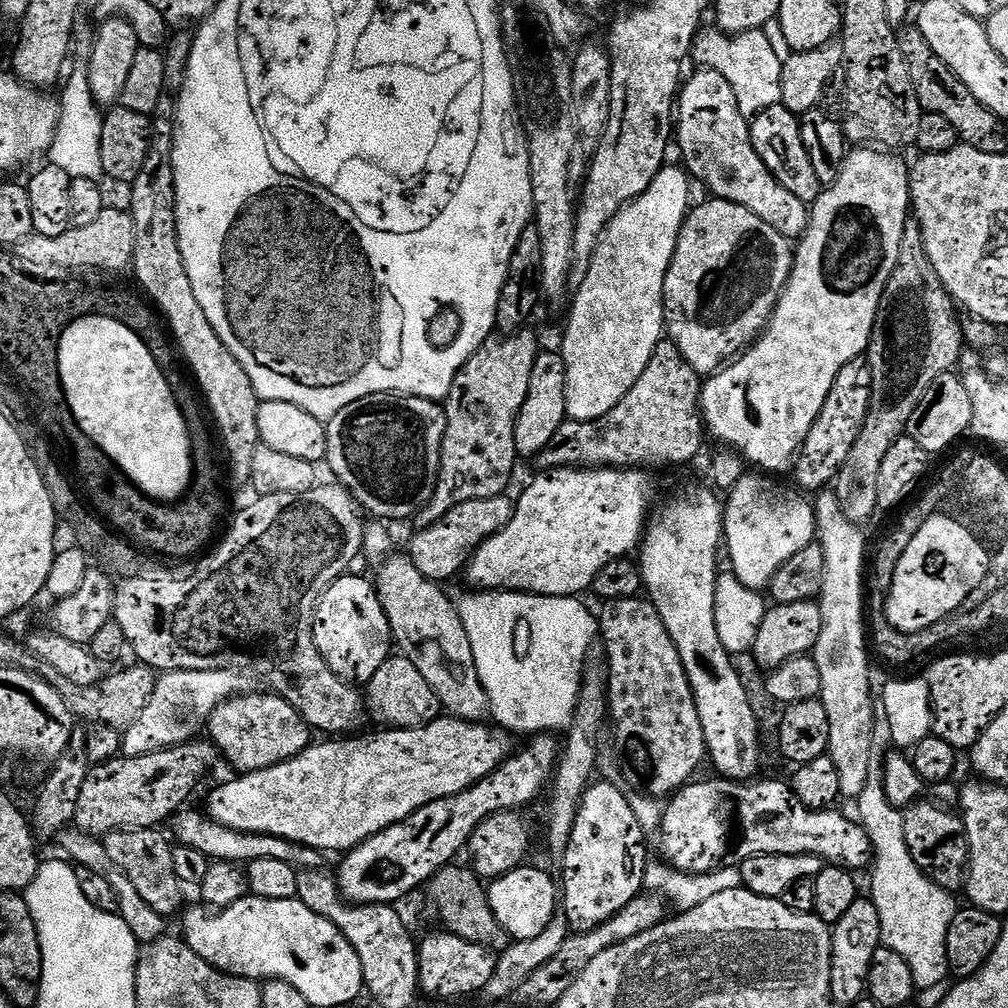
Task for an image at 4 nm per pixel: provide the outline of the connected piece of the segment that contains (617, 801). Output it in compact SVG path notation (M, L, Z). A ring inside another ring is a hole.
M593 782L588 785L580 799L570 846L562 861L562 914L573 933L589 932L602 926L635 896L641 895L650 863L644 836L646 829L634 814L627 795L624 797L612 784Z

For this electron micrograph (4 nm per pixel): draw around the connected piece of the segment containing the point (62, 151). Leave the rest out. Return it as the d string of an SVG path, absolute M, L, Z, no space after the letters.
M80 66L68 84L68 100L66 98L60 100L60 121L52 139L50 162L58 166L58 170L66 170L66 174L70 174L73 180L86 178L97 182L103 181L105 179L102 170L103 125L101 105L96 103L90 90L88 69Z

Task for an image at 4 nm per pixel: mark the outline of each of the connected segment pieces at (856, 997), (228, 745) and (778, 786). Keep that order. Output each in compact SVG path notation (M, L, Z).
M861 898L850 906L842 919L832 928L832 969L830 970L830 990L833 1005L848 1004L854 1006L865 999L868 990L870 962L874 954L882 947L878 910L871 899Z
M237 694L217 706L209 718L206 732L219 753L229 760L237 773L266 770L275 764L294 758L309 747L310 729L295 708L289 706L283 695L243 696Z
M697 779L685 784L663 809L658 829L660 852L665 856L661 857L676 871L692 874L697 870L716 870L712 868L723 864L735 869L751 856L762 854L819 856L829 865L849 870L855 869L855 864L867 869L873 863L871 851L844 852L844 844L867 841L866 830L859 822L837 810L807 808L793 792L791 783L764 780L756 784L715 779Z

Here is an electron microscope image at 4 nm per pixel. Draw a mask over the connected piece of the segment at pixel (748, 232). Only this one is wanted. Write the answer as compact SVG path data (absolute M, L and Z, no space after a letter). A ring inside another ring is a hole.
M708 198L705 204L700 204L697 208L695 205L689 211L680 231L678 246L674 250L674 258L670 262L670 270L666 274L666 282L664 283L664 322L667 339L678 346L682 358L686 358L686 362L692 369L701 374L719 372L729 361L739 357L755 341L756 337L768 327L768 320L771 318L772 312L776 309L776 304L780 300L780 295L782 295L788 284L793 259L794 248L790 241L782 234L778 234L778 230L774 230L774 226L766 226L766 222L762 222L762 218L758 218L758 214L746 210L746 206L738 206L729 200Z

